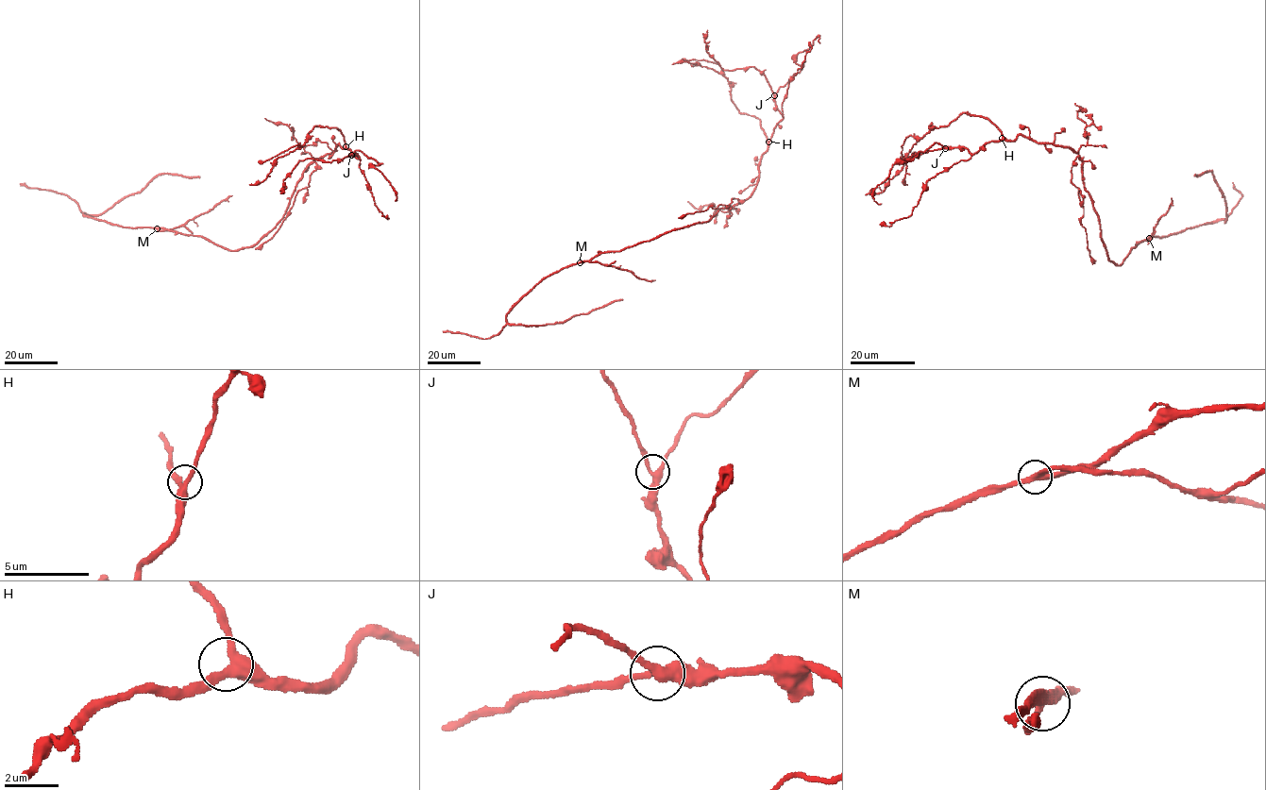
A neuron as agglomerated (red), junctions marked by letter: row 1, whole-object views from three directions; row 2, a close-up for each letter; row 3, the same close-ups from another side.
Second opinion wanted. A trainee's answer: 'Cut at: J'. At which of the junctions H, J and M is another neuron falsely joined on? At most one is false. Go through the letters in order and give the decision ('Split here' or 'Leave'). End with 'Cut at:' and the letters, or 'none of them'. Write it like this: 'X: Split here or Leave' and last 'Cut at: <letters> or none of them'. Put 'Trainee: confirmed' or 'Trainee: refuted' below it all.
H: Leave
J: Leave
M: Leave
Cut at: none of them
Trainee: refuted

